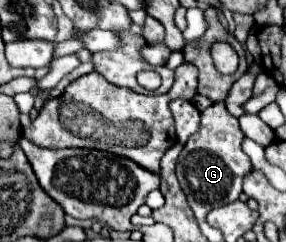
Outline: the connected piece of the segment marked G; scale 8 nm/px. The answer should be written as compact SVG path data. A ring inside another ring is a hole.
M223 101L201 111L201 129L189 137L177 161L177 179L197 219L205 219L211 209L233 203L241 195L241 181L251 171L251 159L241 149L243 137L239 121L225 111Z

